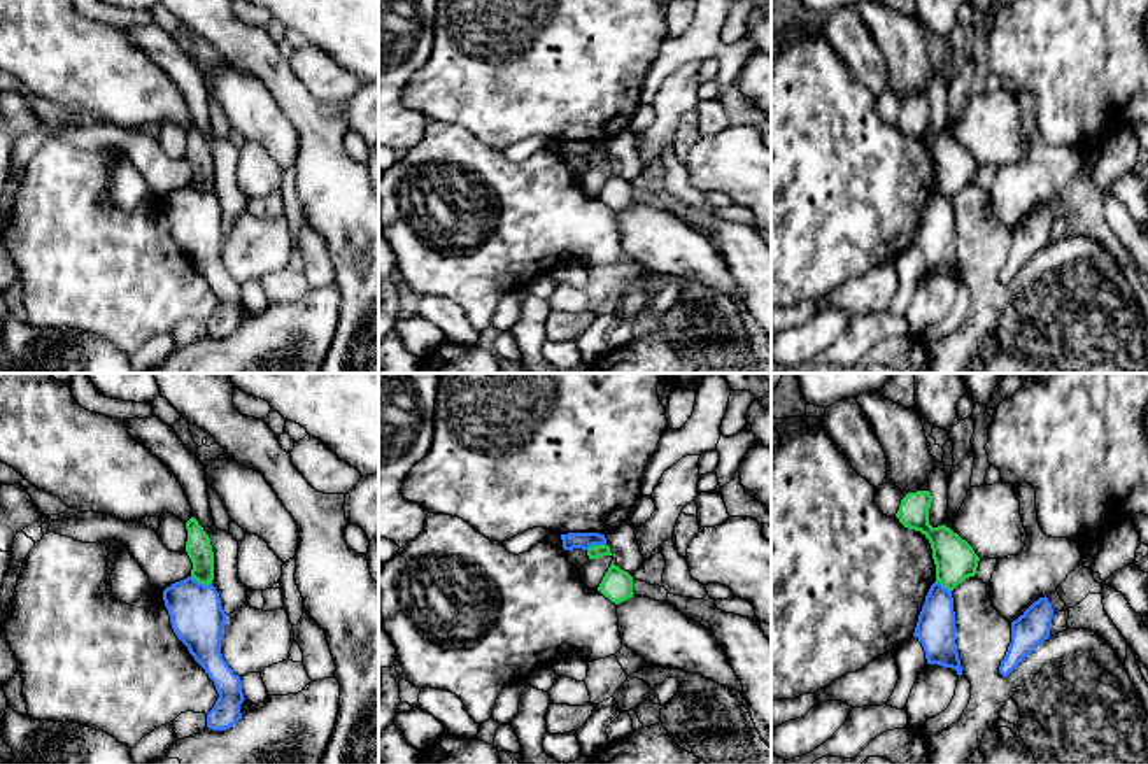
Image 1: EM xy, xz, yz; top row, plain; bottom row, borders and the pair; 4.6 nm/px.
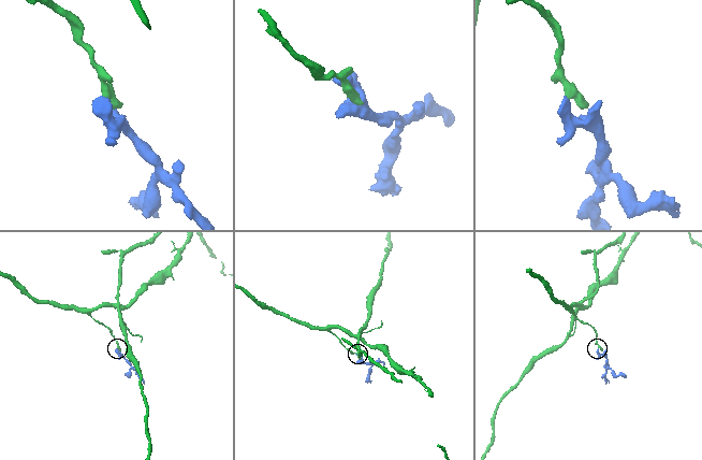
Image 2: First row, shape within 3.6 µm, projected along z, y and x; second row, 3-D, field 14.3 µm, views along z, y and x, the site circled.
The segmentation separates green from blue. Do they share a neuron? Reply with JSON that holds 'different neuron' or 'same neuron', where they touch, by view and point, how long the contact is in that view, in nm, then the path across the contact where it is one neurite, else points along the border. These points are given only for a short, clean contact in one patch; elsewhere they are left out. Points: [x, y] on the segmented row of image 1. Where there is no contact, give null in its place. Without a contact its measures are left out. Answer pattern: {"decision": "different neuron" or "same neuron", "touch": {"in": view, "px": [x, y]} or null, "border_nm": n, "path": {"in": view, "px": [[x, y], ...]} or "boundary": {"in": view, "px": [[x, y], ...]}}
{"decision": "different neuron", "touch": {"in": "xy", "px": [202, 582]}, "border_nm": 100, "boundary": {"in": "xy", "px": [[191, 575], [198, 582], [211, 584]]}}

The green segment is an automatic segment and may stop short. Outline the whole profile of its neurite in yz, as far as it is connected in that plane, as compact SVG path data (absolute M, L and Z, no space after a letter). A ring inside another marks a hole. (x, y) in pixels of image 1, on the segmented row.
M929 491L908 492L899 505L896 517L908 527L920 531L931 543L936 564L936 582L953 591L960 582L976 575L980 557L973 547L950 527L929 524L932 496Z

